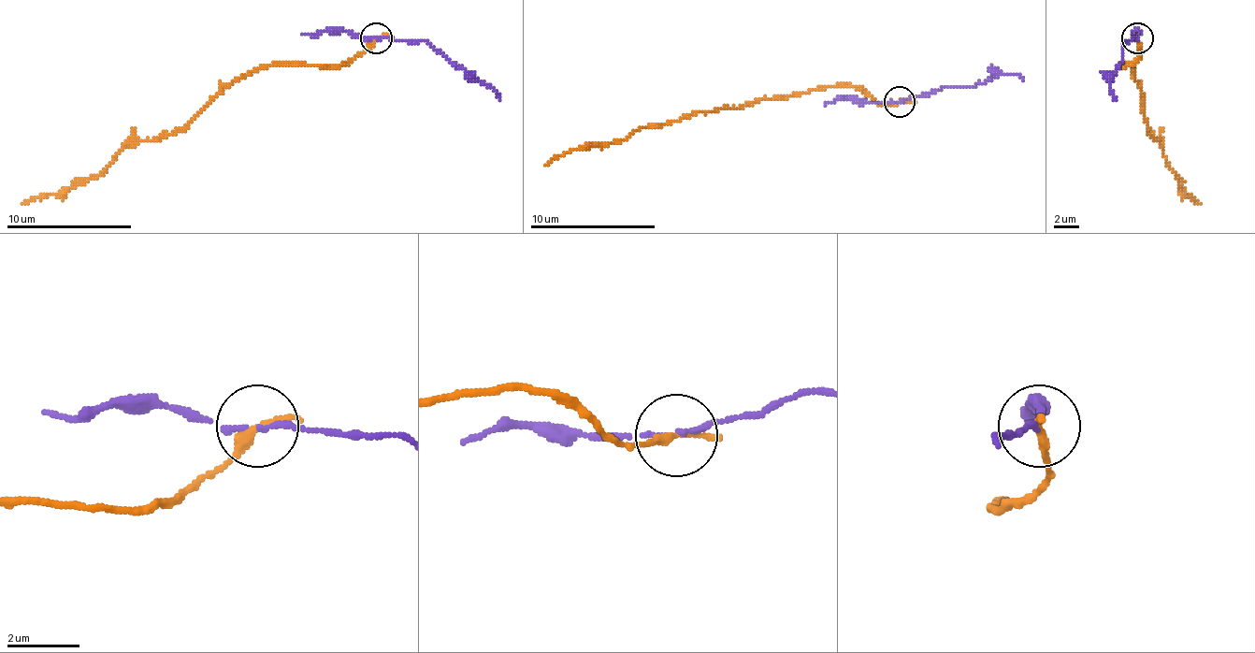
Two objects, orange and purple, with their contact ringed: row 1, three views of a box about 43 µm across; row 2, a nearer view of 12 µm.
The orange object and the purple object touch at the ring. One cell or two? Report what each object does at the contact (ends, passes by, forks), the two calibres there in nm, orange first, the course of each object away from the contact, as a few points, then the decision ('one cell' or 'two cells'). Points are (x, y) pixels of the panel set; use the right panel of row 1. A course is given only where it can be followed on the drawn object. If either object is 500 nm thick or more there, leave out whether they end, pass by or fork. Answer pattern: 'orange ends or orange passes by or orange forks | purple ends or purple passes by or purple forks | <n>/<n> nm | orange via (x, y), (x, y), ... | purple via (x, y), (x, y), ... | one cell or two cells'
orange passes by | purple passes by | 200/130 nm | orange via (1138, 36), (1141, 56), (1132, 65), (1122, 65), (1132, 68), (1150, 135), (1160, 140), (1185, 195), (1201, 204) | purple via (1138, 36), (1122, 40), (1122, 59), (1109, 81), (1116, 100) | two cells

